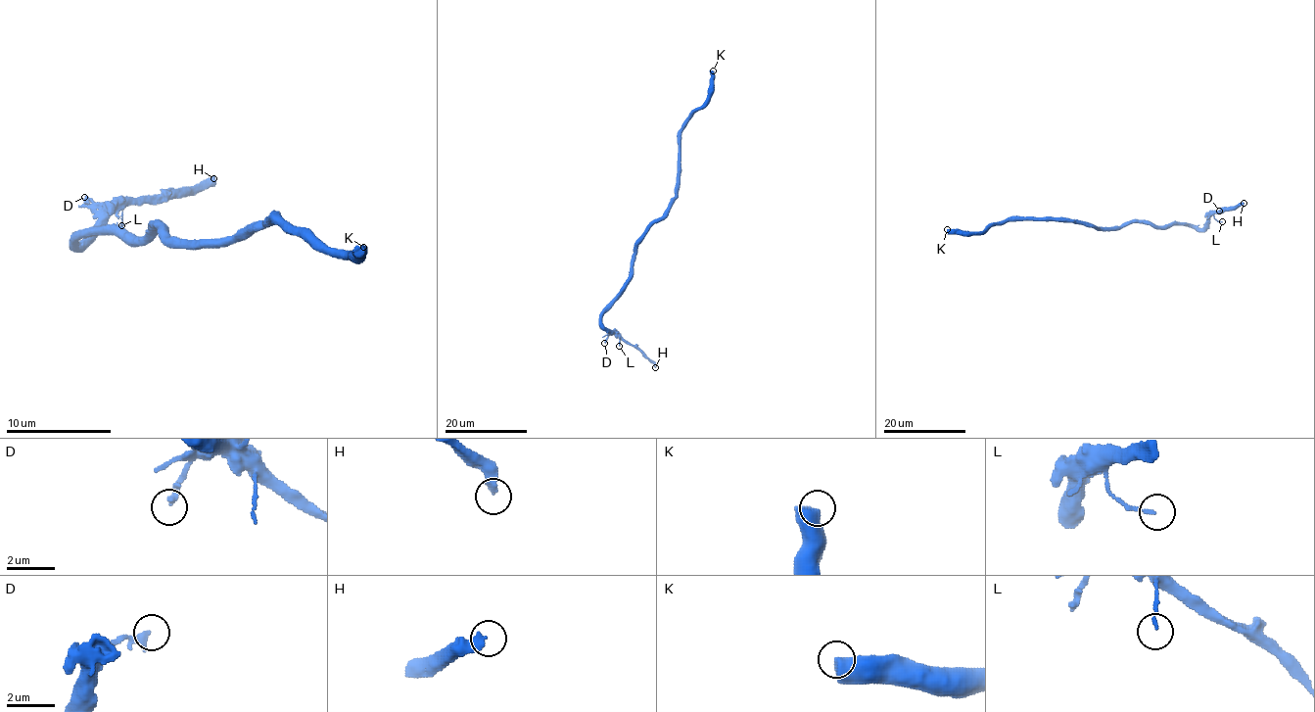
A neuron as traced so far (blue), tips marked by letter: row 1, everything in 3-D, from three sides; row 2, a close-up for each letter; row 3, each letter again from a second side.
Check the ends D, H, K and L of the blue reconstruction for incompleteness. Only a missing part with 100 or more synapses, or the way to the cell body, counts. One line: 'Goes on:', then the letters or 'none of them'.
Goes on: H

